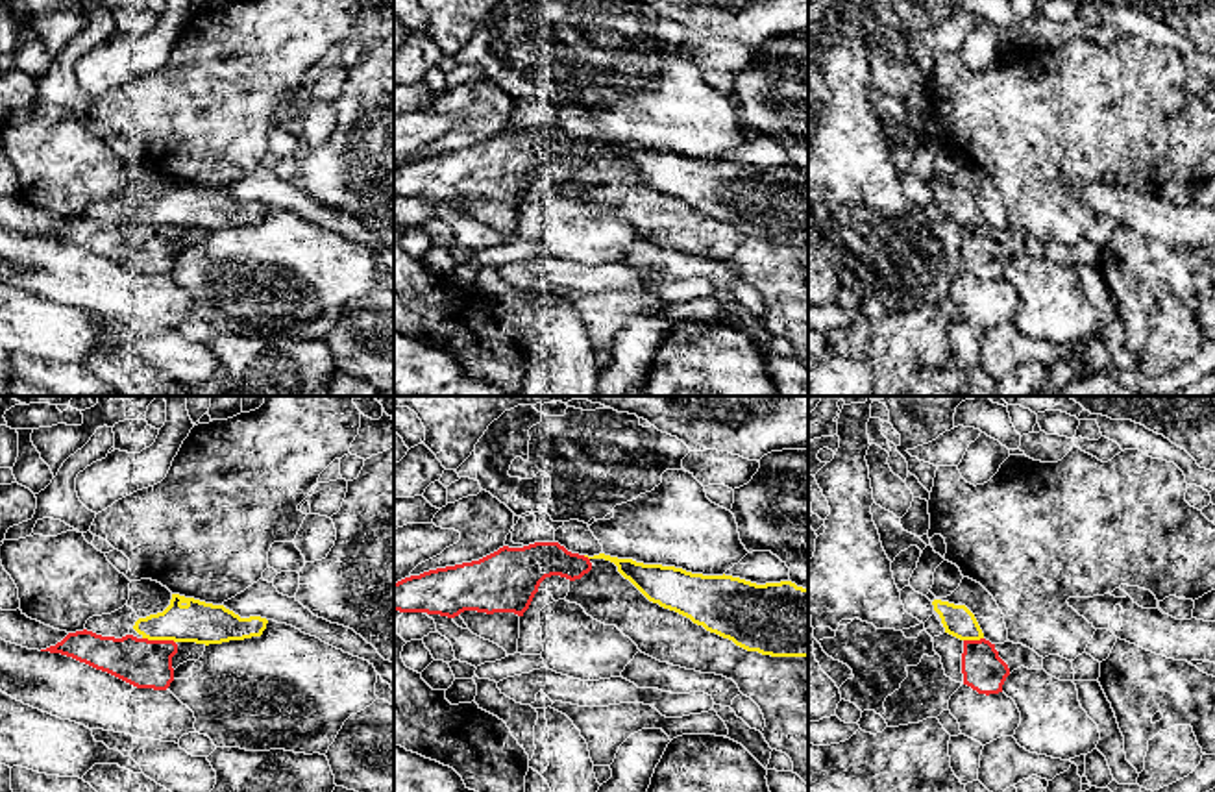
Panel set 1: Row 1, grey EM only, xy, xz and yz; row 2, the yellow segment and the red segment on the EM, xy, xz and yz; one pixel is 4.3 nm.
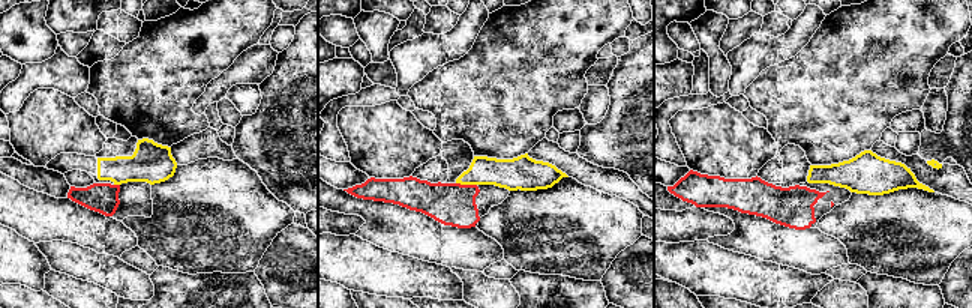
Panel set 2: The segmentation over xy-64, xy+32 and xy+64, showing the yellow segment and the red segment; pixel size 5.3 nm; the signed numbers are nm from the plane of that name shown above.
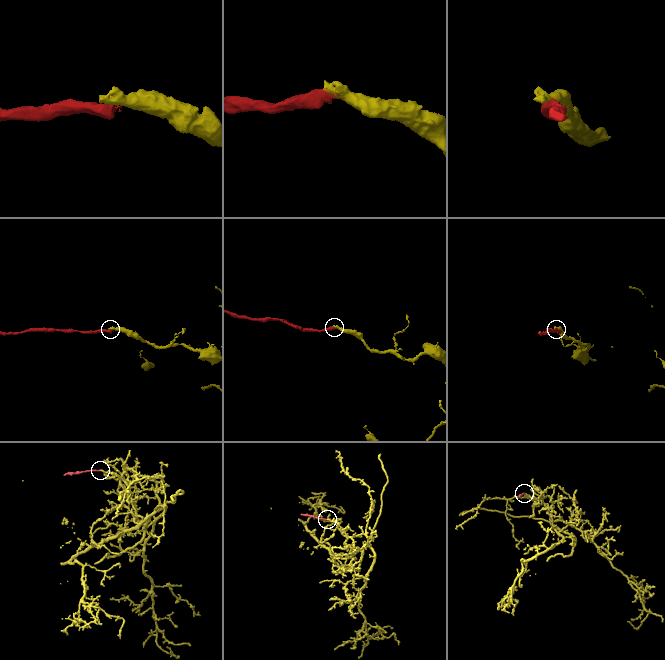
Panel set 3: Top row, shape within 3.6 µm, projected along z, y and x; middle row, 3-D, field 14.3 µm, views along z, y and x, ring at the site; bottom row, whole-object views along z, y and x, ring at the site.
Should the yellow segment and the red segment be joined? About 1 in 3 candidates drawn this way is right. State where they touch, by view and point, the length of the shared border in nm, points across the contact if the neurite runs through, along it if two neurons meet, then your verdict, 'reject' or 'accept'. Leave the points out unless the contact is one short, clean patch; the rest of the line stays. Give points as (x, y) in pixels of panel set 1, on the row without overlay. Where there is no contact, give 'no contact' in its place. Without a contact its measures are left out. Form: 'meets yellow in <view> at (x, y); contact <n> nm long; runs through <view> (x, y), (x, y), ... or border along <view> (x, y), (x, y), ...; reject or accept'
meets yellow in xy at (159, 224); contact 150 nm long; reject

